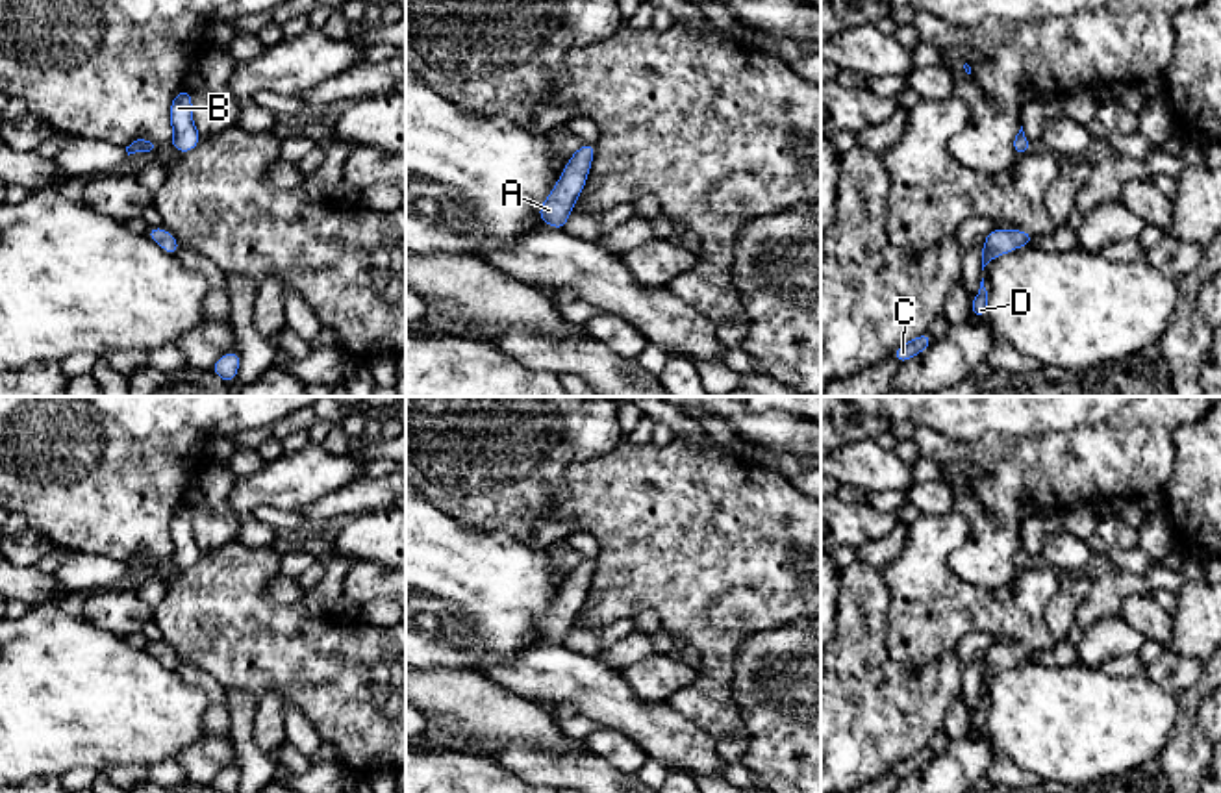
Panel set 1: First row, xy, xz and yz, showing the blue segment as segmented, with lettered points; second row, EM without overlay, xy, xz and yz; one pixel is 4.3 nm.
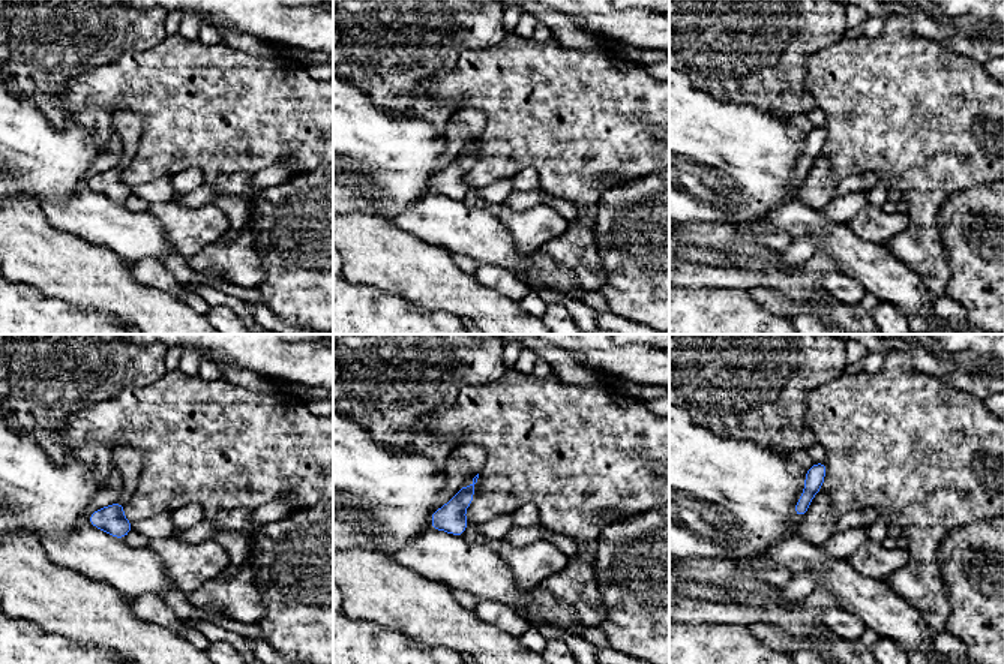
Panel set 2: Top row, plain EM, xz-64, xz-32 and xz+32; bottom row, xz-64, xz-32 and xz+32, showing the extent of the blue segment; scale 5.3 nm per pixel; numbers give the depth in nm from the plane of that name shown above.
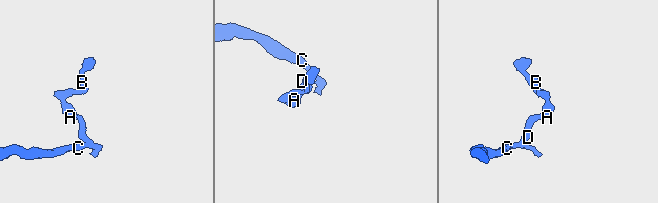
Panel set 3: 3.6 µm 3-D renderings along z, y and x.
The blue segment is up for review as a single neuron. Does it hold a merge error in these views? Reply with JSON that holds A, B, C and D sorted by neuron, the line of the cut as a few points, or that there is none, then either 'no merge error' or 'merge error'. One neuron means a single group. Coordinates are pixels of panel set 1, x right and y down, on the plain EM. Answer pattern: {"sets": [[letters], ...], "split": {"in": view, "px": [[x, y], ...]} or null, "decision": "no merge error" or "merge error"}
{"sets": [["A", "B", "C", "D"]], "split": null, "decision": "no merge error"}

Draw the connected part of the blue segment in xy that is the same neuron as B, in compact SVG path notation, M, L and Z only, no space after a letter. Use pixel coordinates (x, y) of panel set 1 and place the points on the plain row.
M182 502L169 522L169 534L172 541L170 561L182 569L191 567L202 556L195 535L193 535L193 515L191 508Z

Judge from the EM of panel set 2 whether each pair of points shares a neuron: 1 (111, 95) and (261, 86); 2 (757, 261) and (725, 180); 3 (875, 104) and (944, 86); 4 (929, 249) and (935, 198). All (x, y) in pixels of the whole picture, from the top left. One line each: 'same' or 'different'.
1: same
2: different
3: same
4: same

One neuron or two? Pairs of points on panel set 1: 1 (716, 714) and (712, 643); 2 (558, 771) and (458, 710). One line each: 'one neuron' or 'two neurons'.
1: one neuron
2: one neuron

